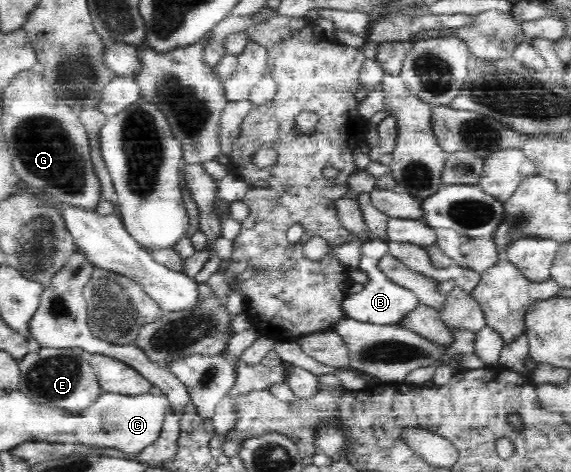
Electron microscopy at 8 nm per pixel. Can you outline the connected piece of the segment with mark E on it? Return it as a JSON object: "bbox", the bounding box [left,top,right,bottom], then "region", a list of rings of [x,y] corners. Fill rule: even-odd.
{"bbox":[16,347,103,412],"region":[[[33,347],[19,359],[19,380],[16,390],[32,403],[66,412],[84,412],[103,395],[94,367],[73,347]]]}

